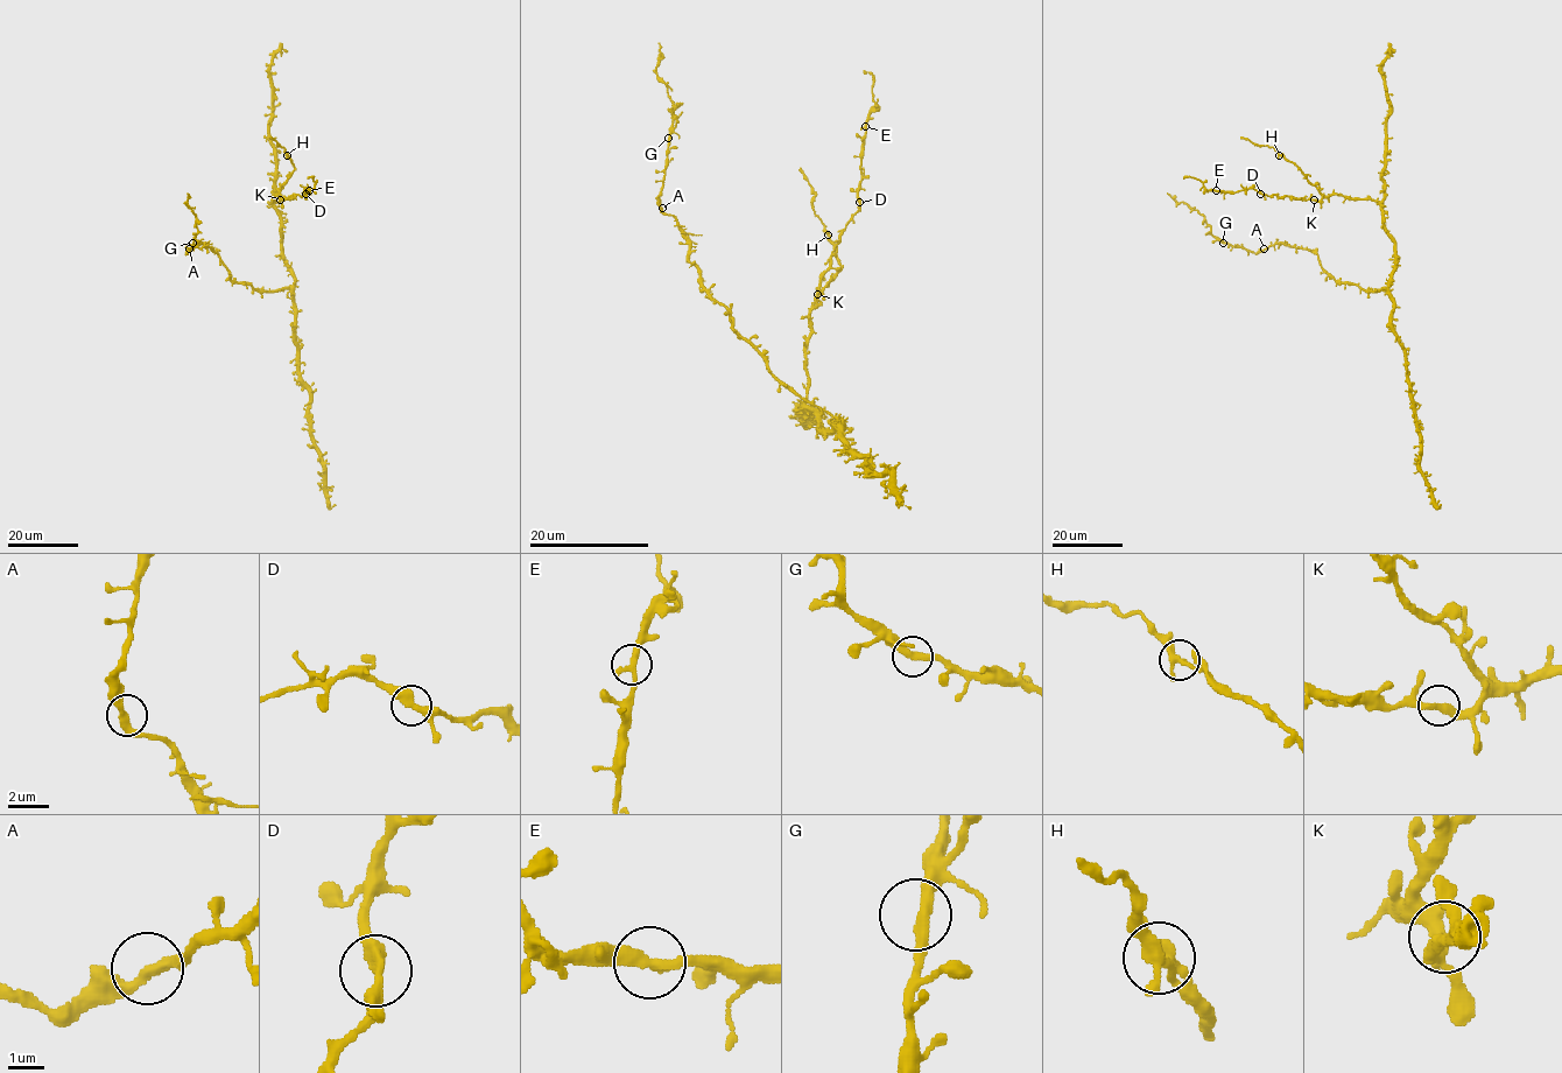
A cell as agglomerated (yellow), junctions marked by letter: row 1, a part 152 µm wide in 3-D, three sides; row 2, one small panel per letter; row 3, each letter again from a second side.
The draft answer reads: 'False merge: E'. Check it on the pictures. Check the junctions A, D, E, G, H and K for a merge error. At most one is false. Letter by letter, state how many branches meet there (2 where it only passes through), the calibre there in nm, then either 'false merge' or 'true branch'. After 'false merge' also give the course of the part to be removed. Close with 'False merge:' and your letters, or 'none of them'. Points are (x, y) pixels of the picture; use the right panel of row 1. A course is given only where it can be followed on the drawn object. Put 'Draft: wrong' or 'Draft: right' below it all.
A: branches 2; calibre 320 nm; true branch
D: branches 2; calibre 380 nm; true branch
E: branches 2; calibre 340 nm; true branch
G: branches 2; calibre 340 nm; true branch
H: branches 2; calibre 320 nm; true branch
K: branches 2; calibre 320 nm; true branch
False merge: none of them
Draft: wrong

